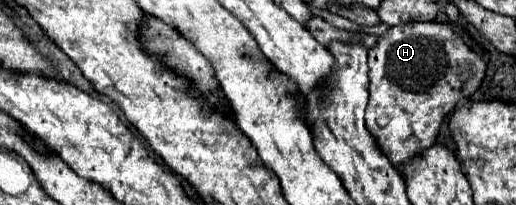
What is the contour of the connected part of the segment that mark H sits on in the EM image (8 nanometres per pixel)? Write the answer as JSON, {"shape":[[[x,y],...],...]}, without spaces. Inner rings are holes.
{"shape":[[[403,23],[377,39],[369,51],[371,87],[365,127],[395,169],[435,143],[445,115],[481,87],[485,71],[487,63],[453,33],[449,23]],[[381,115],[389,117],[389,125],[383,129],[375,123]]]}

